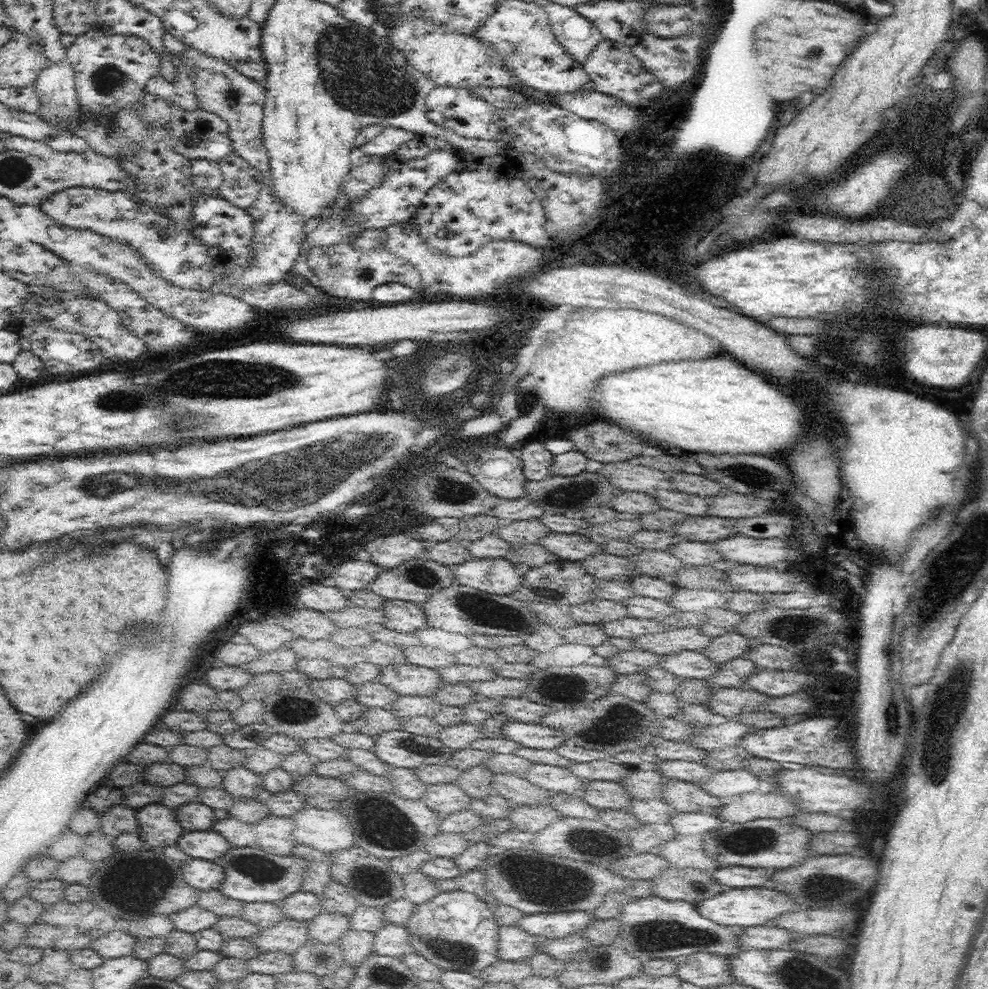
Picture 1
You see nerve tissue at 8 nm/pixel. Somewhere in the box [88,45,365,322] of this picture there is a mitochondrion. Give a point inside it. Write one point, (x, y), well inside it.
(106, 80)

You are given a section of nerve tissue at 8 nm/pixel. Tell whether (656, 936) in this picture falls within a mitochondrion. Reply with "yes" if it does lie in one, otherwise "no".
yes

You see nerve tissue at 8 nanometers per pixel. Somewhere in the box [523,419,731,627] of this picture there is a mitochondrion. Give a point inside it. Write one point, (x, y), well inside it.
(566, 496)

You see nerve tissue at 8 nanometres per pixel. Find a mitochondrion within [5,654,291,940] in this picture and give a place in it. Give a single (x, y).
(141, 882)

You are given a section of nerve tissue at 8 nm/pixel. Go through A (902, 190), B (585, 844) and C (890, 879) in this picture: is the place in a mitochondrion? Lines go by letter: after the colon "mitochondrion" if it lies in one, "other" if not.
A: mitochondrion
B: mitochondrion
C: other

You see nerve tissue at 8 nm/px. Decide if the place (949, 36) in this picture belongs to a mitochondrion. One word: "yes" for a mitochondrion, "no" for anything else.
no

